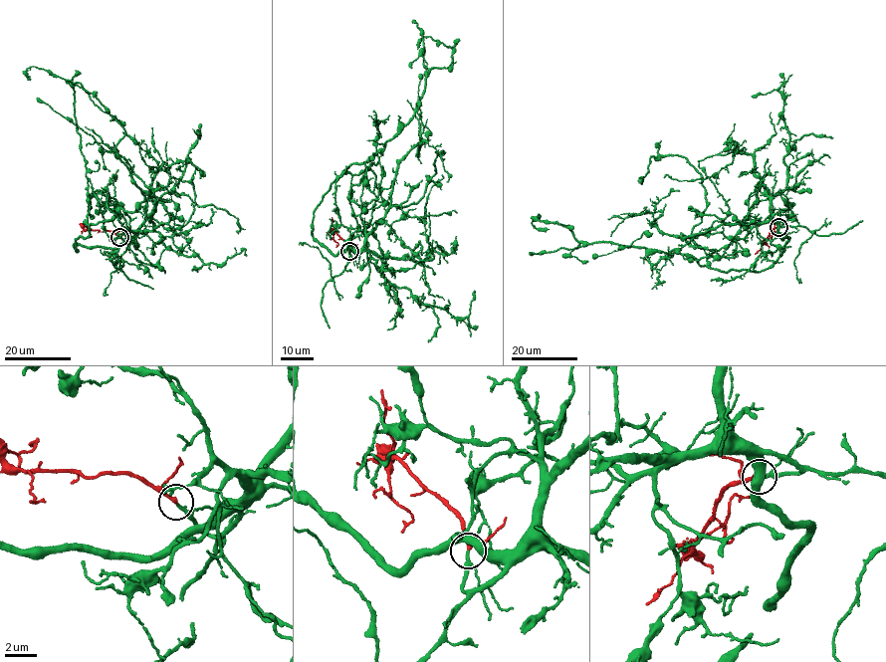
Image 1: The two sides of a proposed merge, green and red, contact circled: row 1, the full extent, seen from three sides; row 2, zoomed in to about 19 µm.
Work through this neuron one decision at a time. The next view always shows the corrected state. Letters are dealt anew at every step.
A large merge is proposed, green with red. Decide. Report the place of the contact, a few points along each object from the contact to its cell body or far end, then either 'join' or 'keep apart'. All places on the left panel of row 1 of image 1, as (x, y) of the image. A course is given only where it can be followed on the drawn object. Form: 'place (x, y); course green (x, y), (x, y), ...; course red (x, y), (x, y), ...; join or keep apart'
place (119, 237); course green (119, 237), (132, 239), (74, 247), (142, 202), (115, 151), (124, 130), (70, 80), (31, 66), (30, 80); course red (119, 237), (112, 232), (84, 228), (83, 225), (89, 224); join

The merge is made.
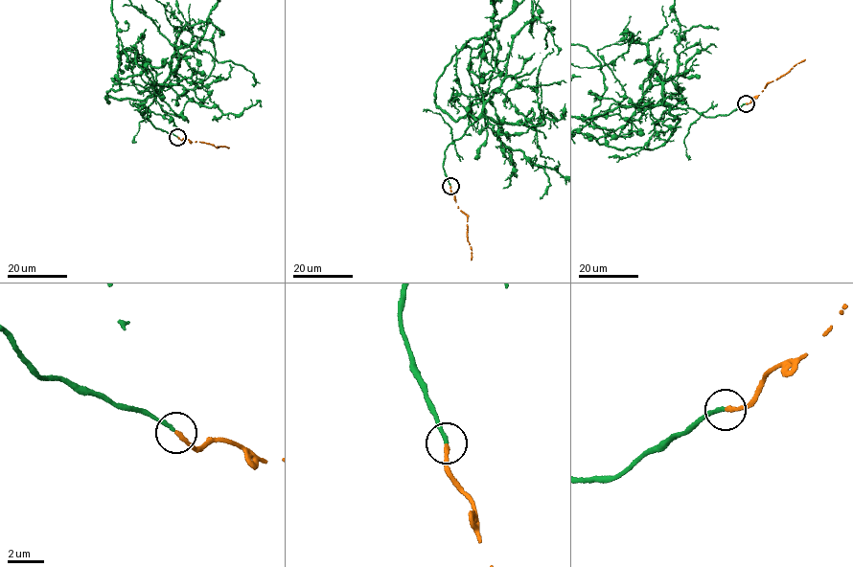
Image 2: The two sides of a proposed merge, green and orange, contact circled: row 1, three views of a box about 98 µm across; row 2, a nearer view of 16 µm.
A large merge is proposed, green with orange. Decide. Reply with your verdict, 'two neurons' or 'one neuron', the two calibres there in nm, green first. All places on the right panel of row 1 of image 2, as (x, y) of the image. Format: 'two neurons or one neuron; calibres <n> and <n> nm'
one neuron; calibres 190 and 200 nm

